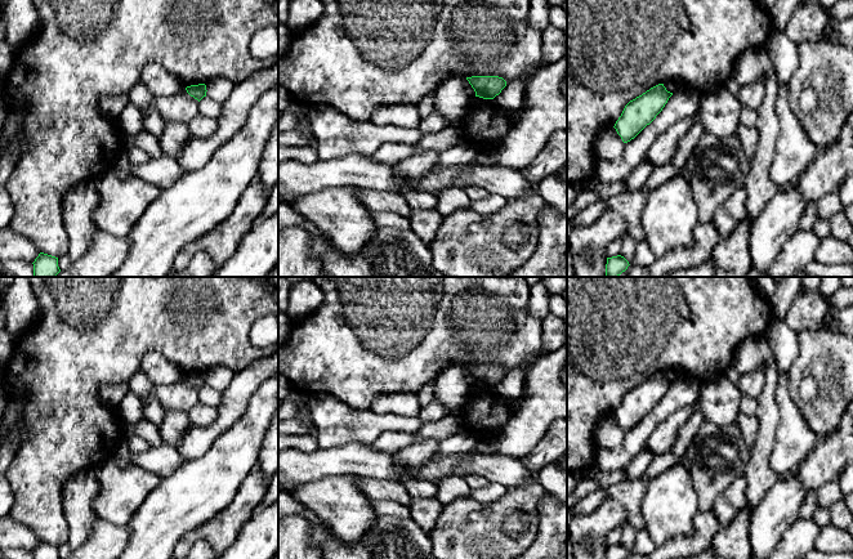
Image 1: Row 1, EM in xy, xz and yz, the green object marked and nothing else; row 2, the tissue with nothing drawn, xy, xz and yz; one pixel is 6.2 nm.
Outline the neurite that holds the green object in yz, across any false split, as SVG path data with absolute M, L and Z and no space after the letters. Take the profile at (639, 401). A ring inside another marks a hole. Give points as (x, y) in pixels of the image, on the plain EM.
M658 372L630 389L613 415L622 430L630 430L649 413L671 384L664 372Z

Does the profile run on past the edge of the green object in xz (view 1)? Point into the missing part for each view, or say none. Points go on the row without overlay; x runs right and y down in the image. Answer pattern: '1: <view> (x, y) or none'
1: none

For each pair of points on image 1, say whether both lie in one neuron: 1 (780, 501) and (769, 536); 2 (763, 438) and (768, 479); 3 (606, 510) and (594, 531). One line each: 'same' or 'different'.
1: same
2: same
3: same

